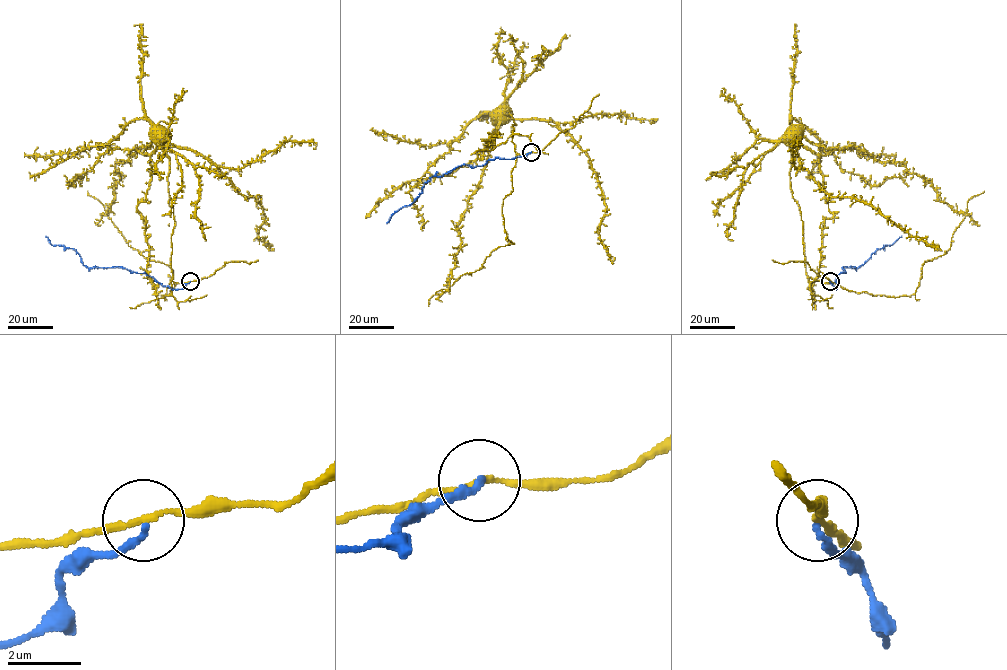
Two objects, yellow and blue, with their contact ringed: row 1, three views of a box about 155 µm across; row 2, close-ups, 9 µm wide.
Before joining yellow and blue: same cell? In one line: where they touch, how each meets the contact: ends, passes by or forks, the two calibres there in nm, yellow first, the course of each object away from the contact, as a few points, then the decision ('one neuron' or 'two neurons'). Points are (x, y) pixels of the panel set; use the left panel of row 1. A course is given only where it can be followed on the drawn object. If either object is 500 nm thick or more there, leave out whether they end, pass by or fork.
(190, 281) | yellow passes by | blue ends | 160/190 nm | yellow via (190, 281), (171, 280), (175, 221), (164, 137) | blue via (190, 281), (183, 288), (172, 289), (145, 273), (116, 267), (89, 268), (75, 250), (52, 245), (45, 236) | two neurons

